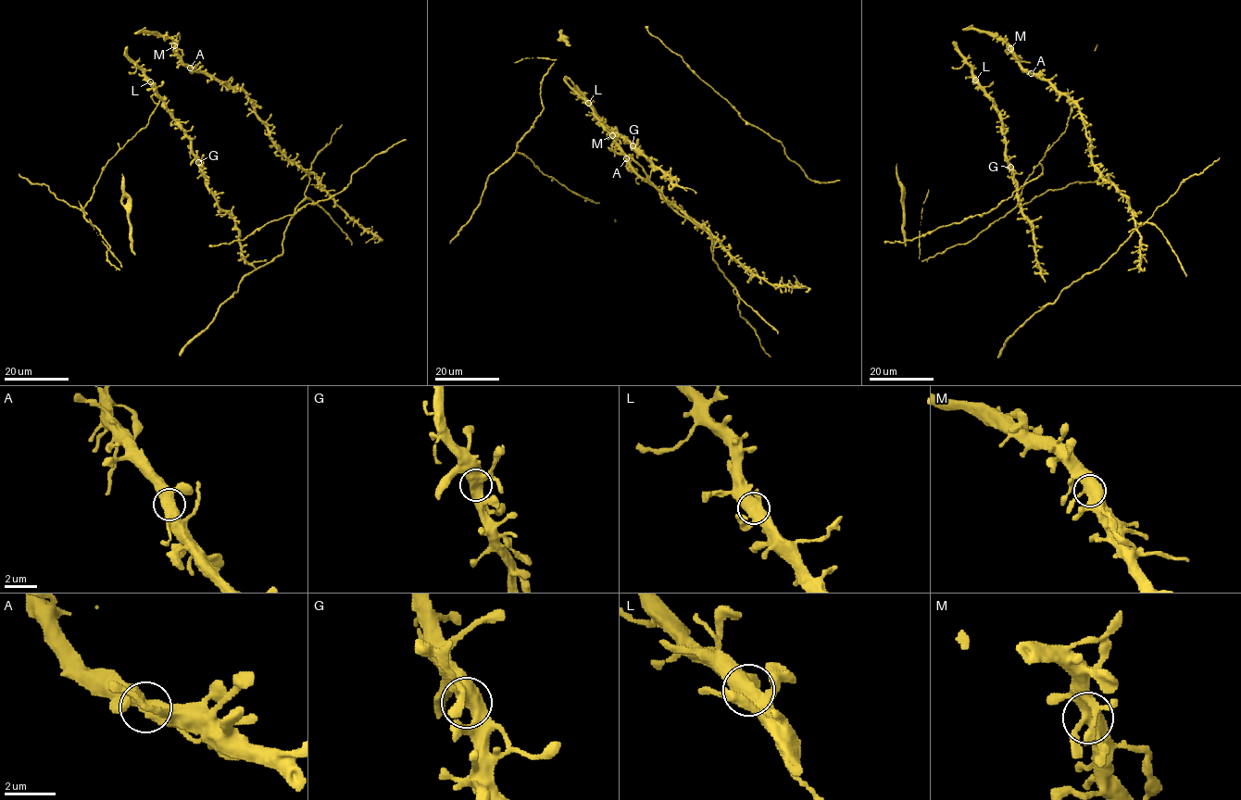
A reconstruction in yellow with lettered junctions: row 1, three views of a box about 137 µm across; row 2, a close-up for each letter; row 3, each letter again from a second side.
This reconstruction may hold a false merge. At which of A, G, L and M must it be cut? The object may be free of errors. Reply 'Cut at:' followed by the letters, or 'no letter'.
Cut at: no letter

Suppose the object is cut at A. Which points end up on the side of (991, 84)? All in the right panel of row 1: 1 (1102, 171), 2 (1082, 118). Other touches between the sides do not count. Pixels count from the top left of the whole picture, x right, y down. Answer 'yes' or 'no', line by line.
1: no
2: no

